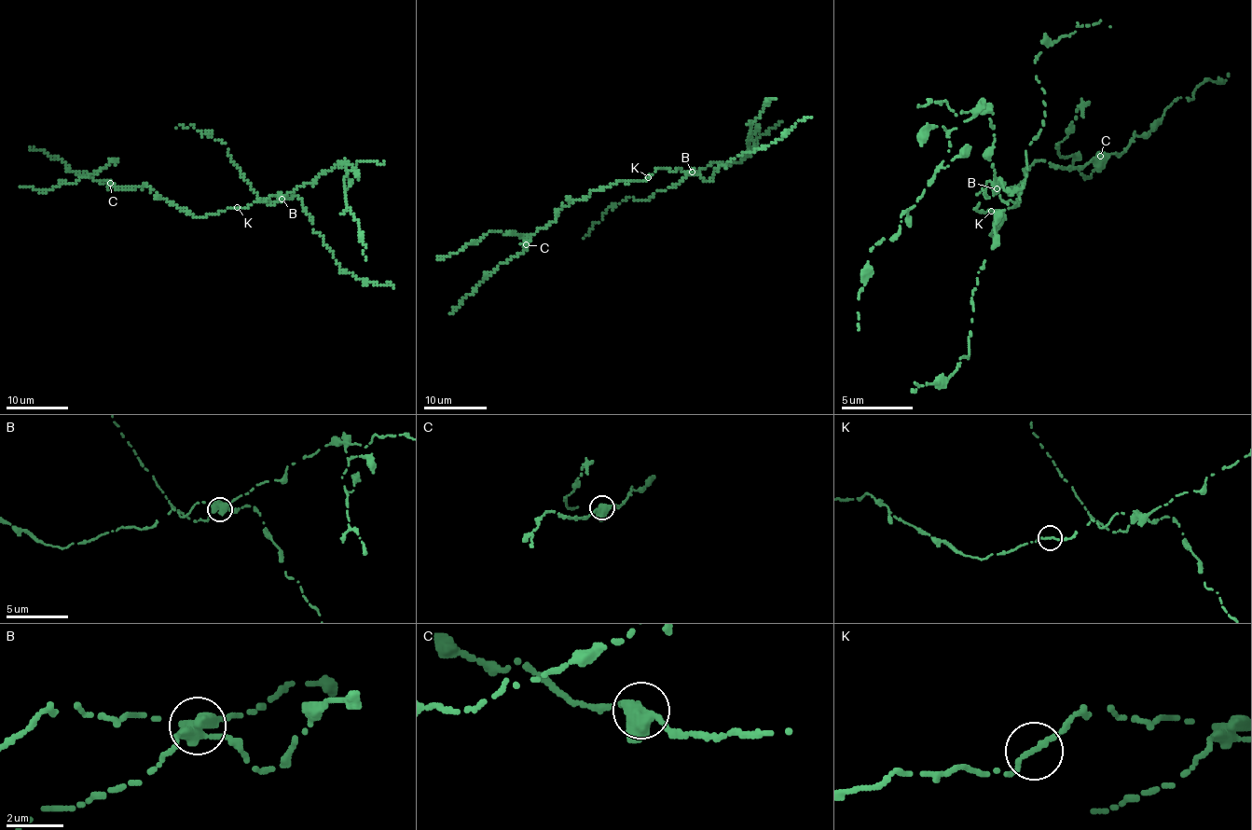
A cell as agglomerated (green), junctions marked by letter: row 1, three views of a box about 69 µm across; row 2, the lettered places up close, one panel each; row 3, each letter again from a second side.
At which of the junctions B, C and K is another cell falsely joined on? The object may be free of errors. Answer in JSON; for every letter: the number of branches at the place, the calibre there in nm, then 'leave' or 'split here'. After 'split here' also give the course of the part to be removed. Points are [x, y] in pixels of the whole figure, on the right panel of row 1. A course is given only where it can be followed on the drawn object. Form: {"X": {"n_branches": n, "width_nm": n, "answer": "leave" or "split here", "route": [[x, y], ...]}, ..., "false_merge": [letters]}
{"B": {"n_branches": 3, "width_nm": 420, "answer": "split here", "route": [[997, 187], [984, 155], [992, 115], [976, 111], [949, 132], [944, 161], [871, 251], [858, 329]]}, "C": {"n_branches": 3, "width_nm": 380, "answer": "leave"}, "K": {"n_branches": 2, "width_nm": 190, "answer": "leave"}, "false_merge": ["B"]}

